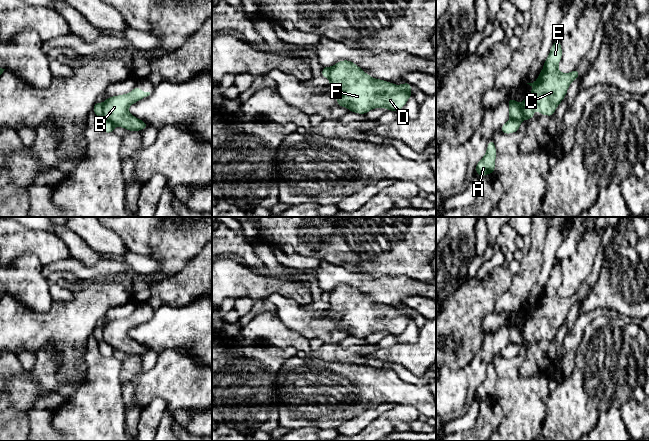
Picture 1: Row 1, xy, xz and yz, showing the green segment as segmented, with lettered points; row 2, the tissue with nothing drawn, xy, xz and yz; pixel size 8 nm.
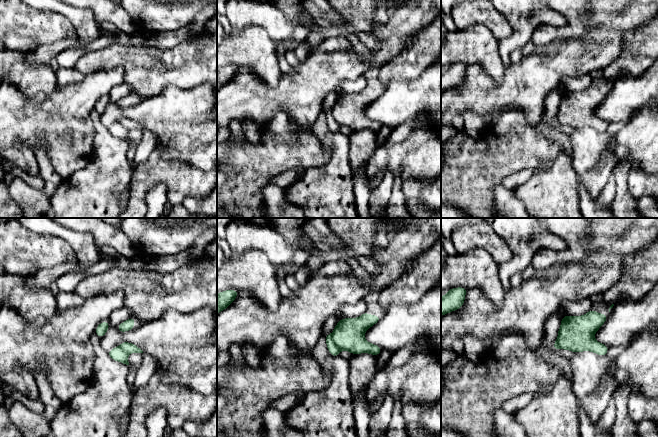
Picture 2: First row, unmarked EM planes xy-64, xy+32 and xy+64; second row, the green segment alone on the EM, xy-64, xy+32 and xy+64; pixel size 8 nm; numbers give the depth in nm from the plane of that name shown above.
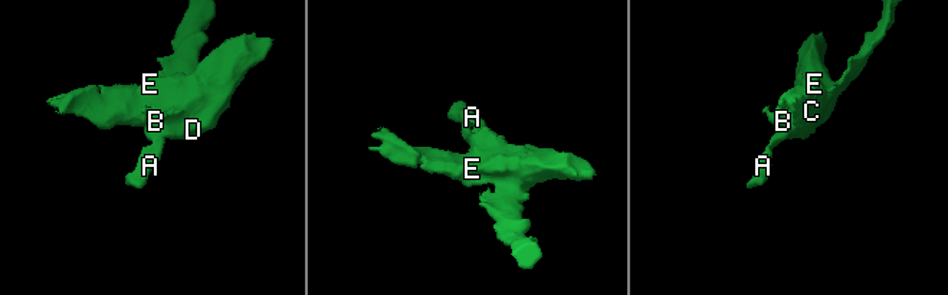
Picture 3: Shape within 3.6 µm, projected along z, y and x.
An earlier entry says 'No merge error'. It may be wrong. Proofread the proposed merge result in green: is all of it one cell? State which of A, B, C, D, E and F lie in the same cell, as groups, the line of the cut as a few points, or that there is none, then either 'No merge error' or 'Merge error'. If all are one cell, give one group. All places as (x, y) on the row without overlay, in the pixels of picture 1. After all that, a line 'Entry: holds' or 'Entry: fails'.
Groups: A / B C D E F. Split along xy (102, 327), (102, 338), (115, 349). Merge error
Entry: fails

